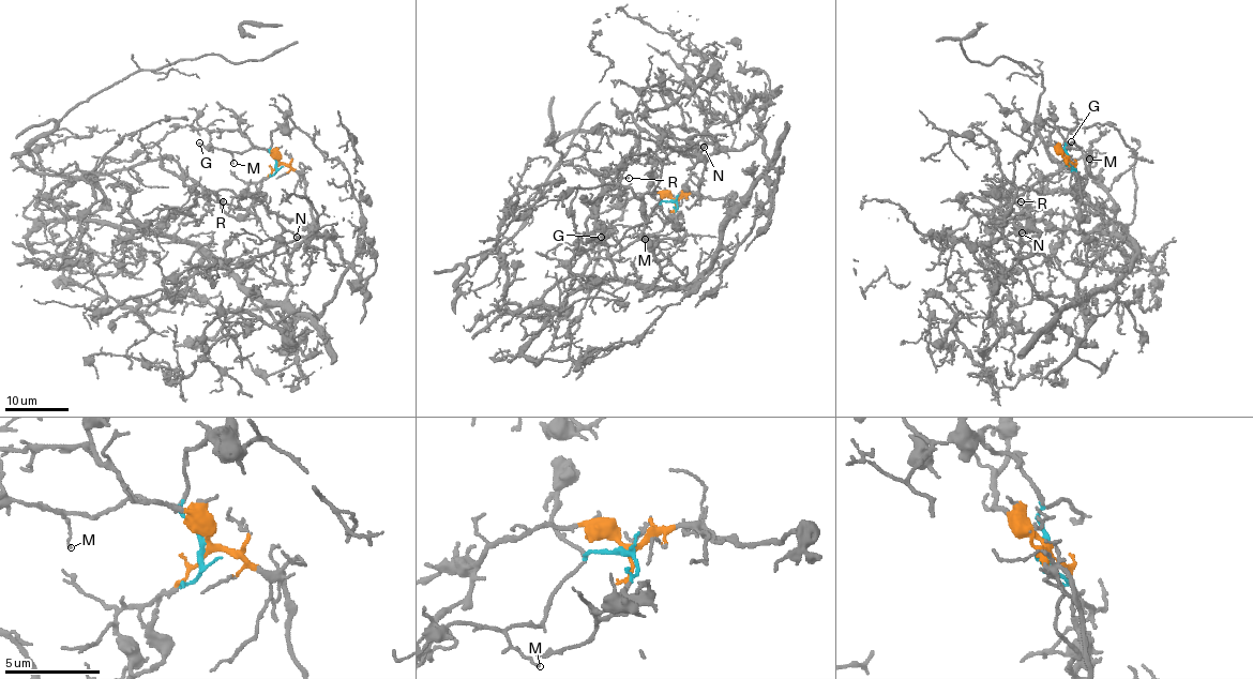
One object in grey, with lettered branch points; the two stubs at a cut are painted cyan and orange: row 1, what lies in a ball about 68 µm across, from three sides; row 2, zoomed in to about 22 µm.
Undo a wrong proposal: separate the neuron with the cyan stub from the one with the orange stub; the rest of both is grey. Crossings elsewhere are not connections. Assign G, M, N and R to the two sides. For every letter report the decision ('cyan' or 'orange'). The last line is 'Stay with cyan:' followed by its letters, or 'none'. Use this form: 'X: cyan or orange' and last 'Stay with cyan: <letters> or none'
G: cyan
M: cyan
N: orange
R: orange
Stay with cyan: G, M

